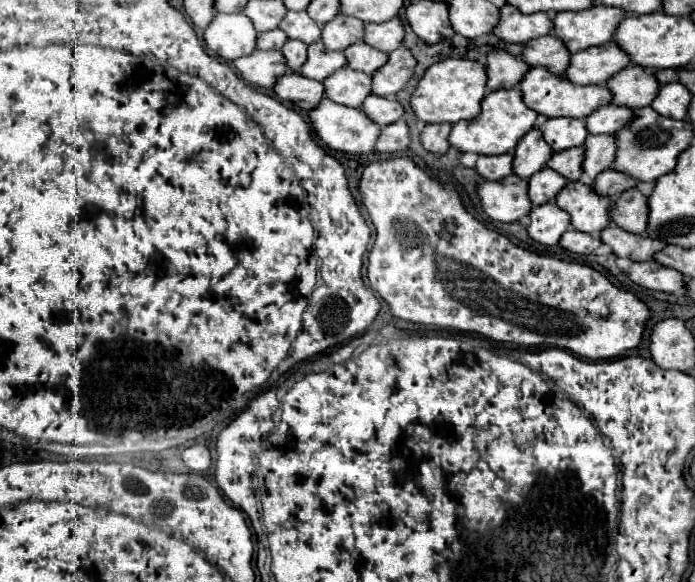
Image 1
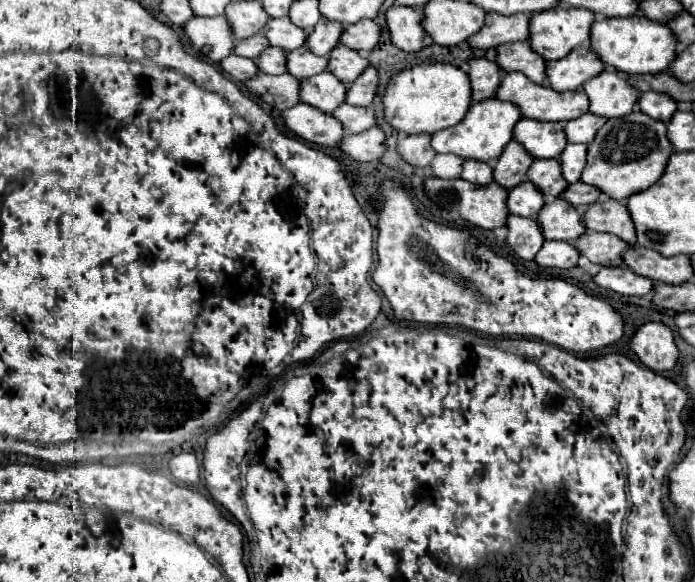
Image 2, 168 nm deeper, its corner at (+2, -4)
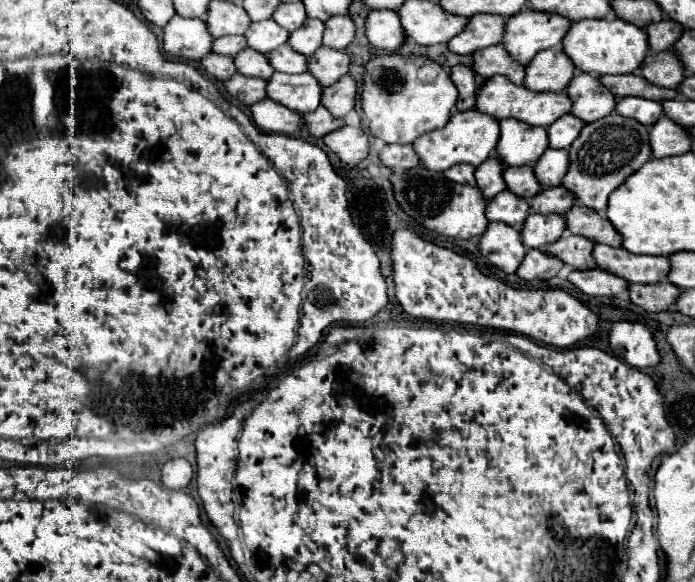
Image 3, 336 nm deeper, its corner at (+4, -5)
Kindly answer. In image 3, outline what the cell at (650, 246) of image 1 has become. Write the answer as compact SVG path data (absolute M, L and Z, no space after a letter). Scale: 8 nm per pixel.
M564 235L558 241L550 243L550 247L544 249L544 253L554 255L566 265L572 265L574 269L594 269L596 261L592 257L594 243L590 239L582 239L576 235Z

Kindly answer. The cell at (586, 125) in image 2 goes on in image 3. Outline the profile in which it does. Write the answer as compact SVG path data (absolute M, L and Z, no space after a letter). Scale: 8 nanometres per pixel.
M562 115L562 119L556 119L548 127L548 143L550 149L566 149L570 143L578 137L578 131L584 127L584 123L574 115Z

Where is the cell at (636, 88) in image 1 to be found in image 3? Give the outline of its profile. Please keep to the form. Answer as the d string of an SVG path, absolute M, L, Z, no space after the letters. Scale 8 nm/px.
M576 73L566 87L566 95L572 101L572 115L584 123L592 123L610 115L616 107L614 95L602 89L598 79L588 73Z

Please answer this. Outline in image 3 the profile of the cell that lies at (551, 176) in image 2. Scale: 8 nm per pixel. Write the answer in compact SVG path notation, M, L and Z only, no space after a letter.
M506 167L502 177L506 189L522 199L532 199L542 189L534 177L532 167Z

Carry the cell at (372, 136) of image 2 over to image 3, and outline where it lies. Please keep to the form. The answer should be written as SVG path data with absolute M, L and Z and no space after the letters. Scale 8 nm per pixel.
M344 125L324 135L322 141L344 163L360 163L368 155L368 137L360 127Z

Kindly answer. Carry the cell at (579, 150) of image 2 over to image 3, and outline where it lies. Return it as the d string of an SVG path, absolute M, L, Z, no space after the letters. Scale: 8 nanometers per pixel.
M546 149L542 159L534 163L534 175L542 187L556 187L562 181L562 175L568 167L568 151L566 149Z

